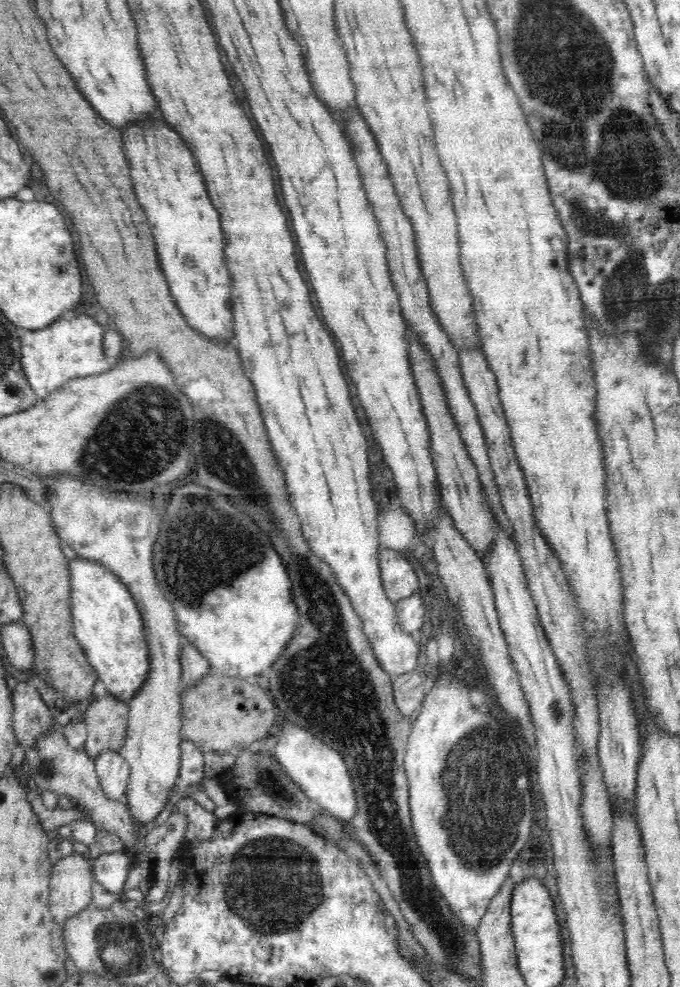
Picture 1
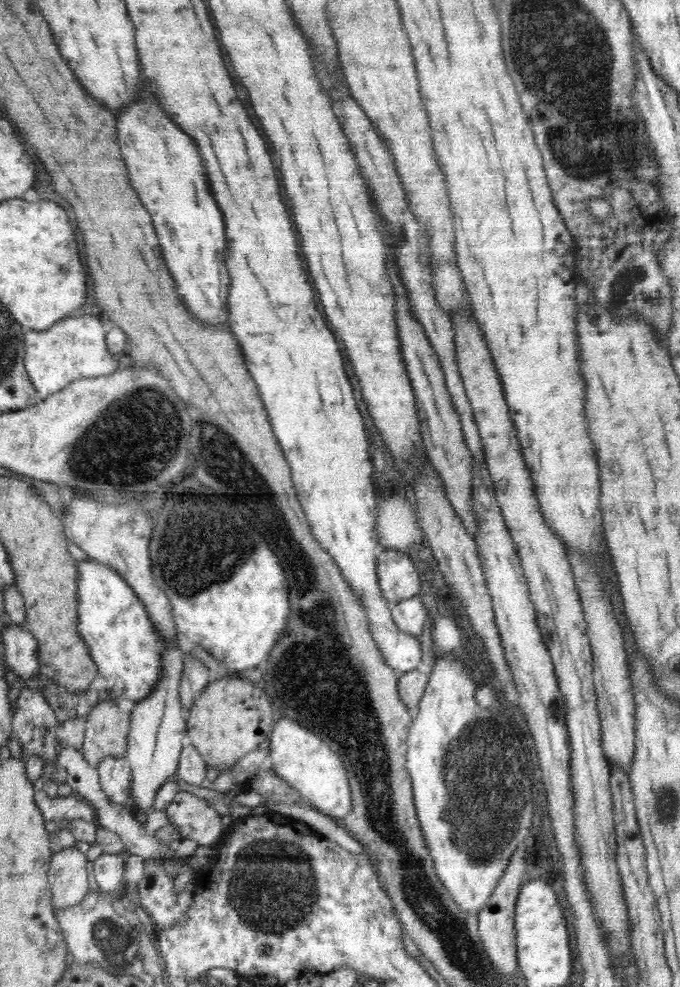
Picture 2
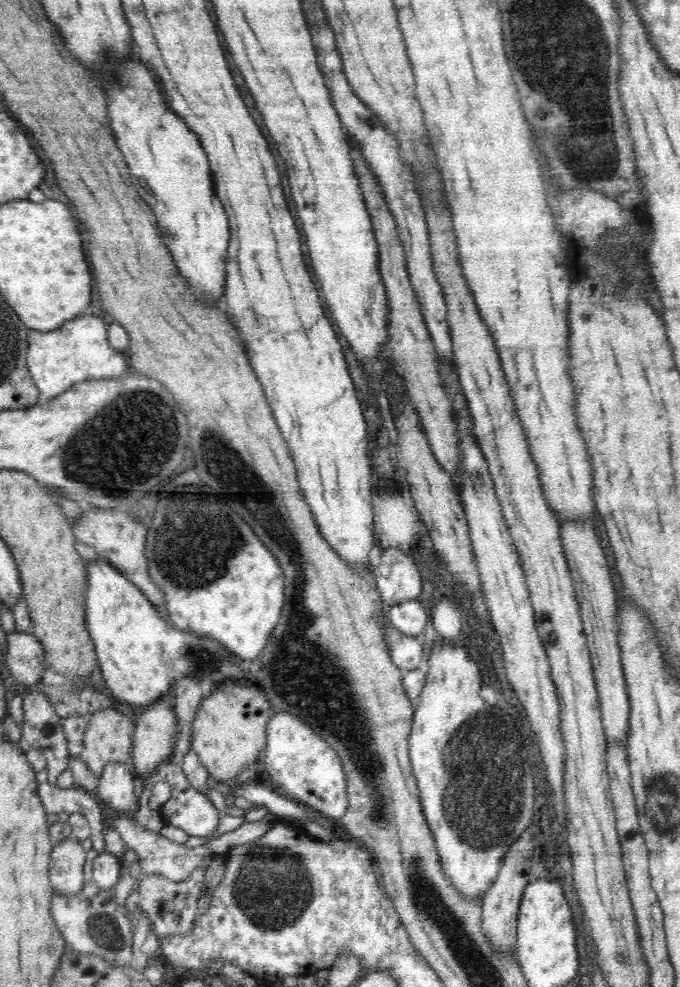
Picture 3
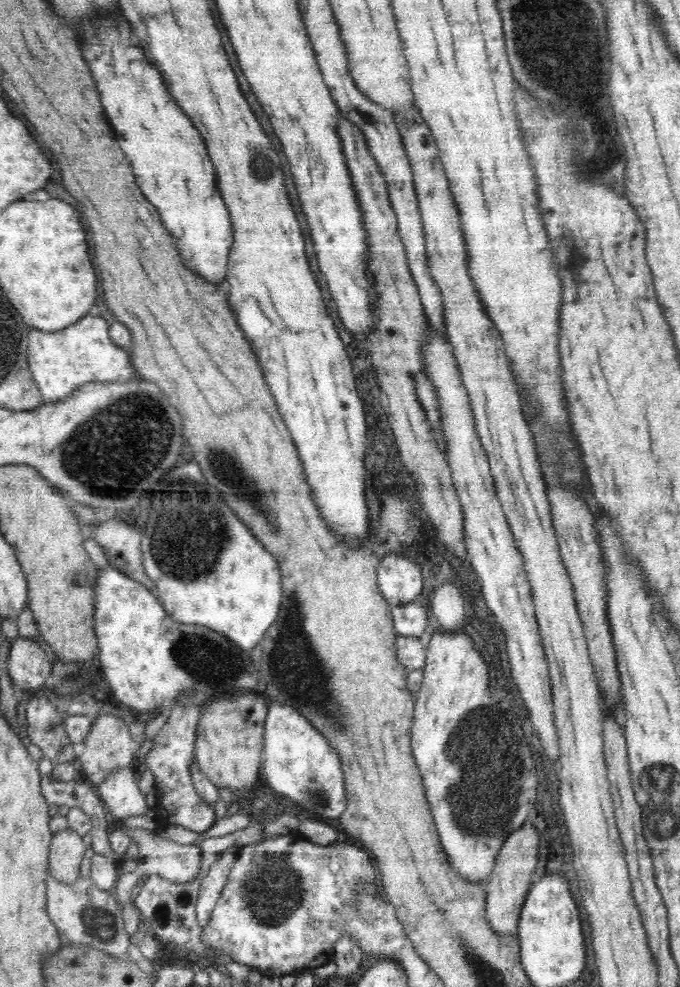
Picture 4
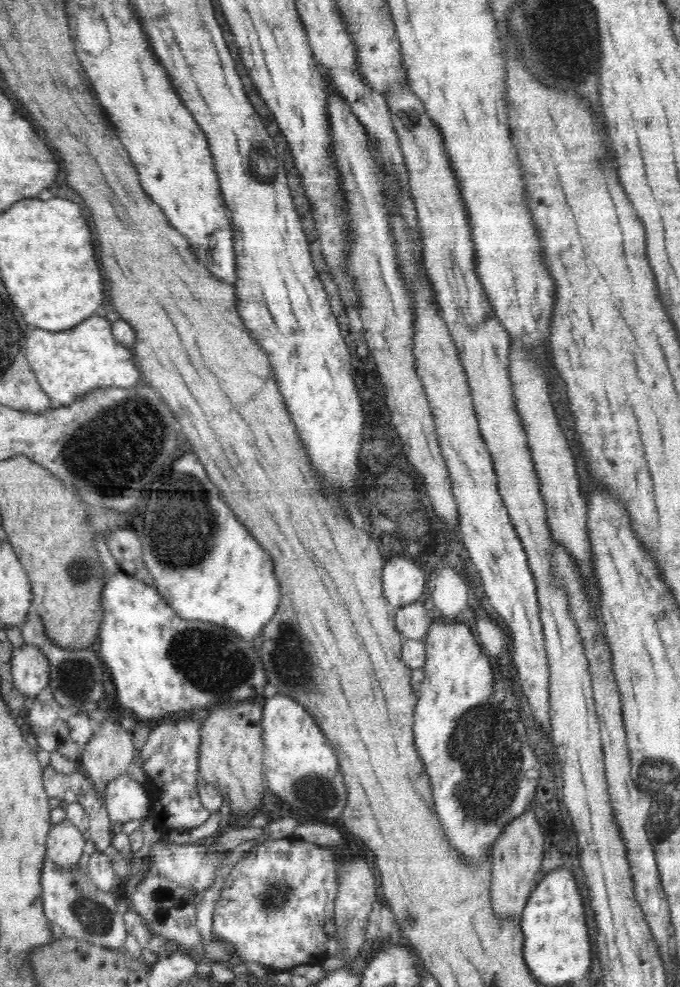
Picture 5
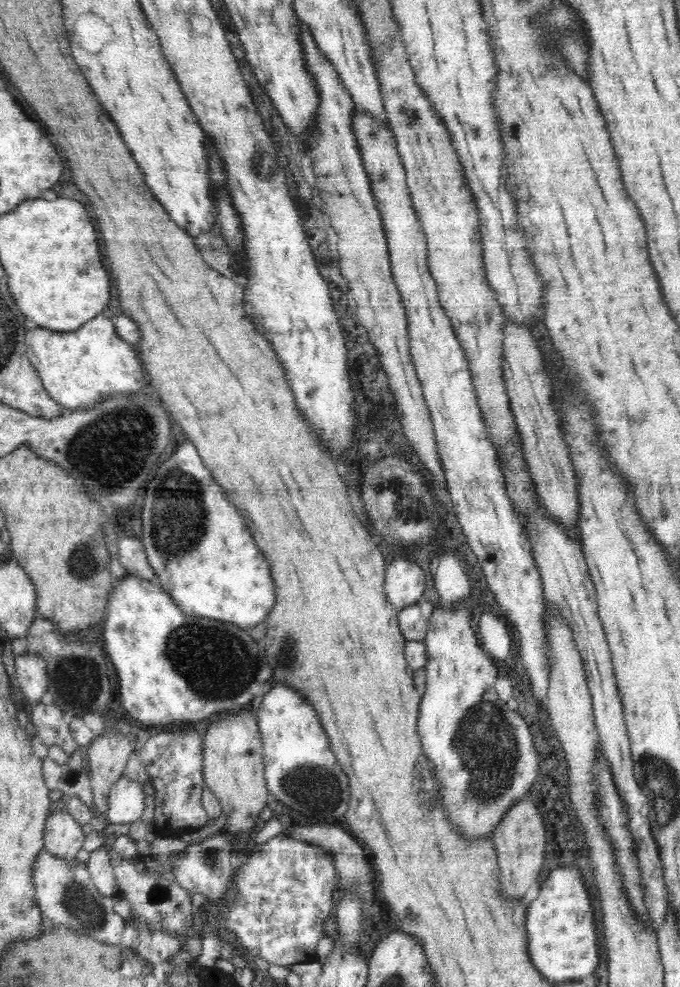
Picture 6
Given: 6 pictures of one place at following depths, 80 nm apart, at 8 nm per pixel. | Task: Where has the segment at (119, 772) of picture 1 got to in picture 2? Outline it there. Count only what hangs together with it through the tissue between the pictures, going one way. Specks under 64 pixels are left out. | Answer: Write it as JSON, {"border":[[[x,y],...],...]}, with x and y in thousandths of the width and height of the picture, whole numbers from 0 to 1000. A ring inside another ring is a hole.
{"border":[[[160,766],[144,773],[143,781],[153,805],[162,813],[182,816],[194,804],[196,790],[190,772],[182,766]]]}

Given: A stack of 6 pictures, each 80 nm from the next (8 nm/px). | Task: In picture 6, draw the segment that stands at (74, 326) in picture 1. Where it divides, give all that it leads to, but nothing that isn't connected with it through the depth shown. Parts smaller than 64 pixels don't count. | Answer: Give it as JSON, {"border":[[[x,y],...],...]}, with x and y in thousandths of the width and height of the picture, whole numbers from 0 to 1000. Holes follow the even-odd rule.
{"border":[[[140,320],[115,334],[76,335],[59,330],[38,338],[38,361],[53,373],[71,399],[97,414],[146,410],[162,399],[194,399],[215,391],[200,351],[179,344],[156,320]]]}

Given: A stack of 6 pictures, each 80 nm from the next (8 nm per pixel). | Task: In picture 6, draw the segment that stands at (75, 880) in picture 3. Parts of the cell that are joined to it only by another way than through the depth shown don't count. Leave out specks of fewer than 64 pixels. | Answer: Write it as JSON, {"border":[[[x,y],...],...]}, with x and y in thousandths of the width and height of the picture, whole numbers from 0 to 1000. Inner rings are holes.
{"border":[[[97,821],[72,824],[65,837],[66,860],[76,866],[94,871],[110,869],[115,862],[124,859],[125,847],[121,844],[121,837]]]}

